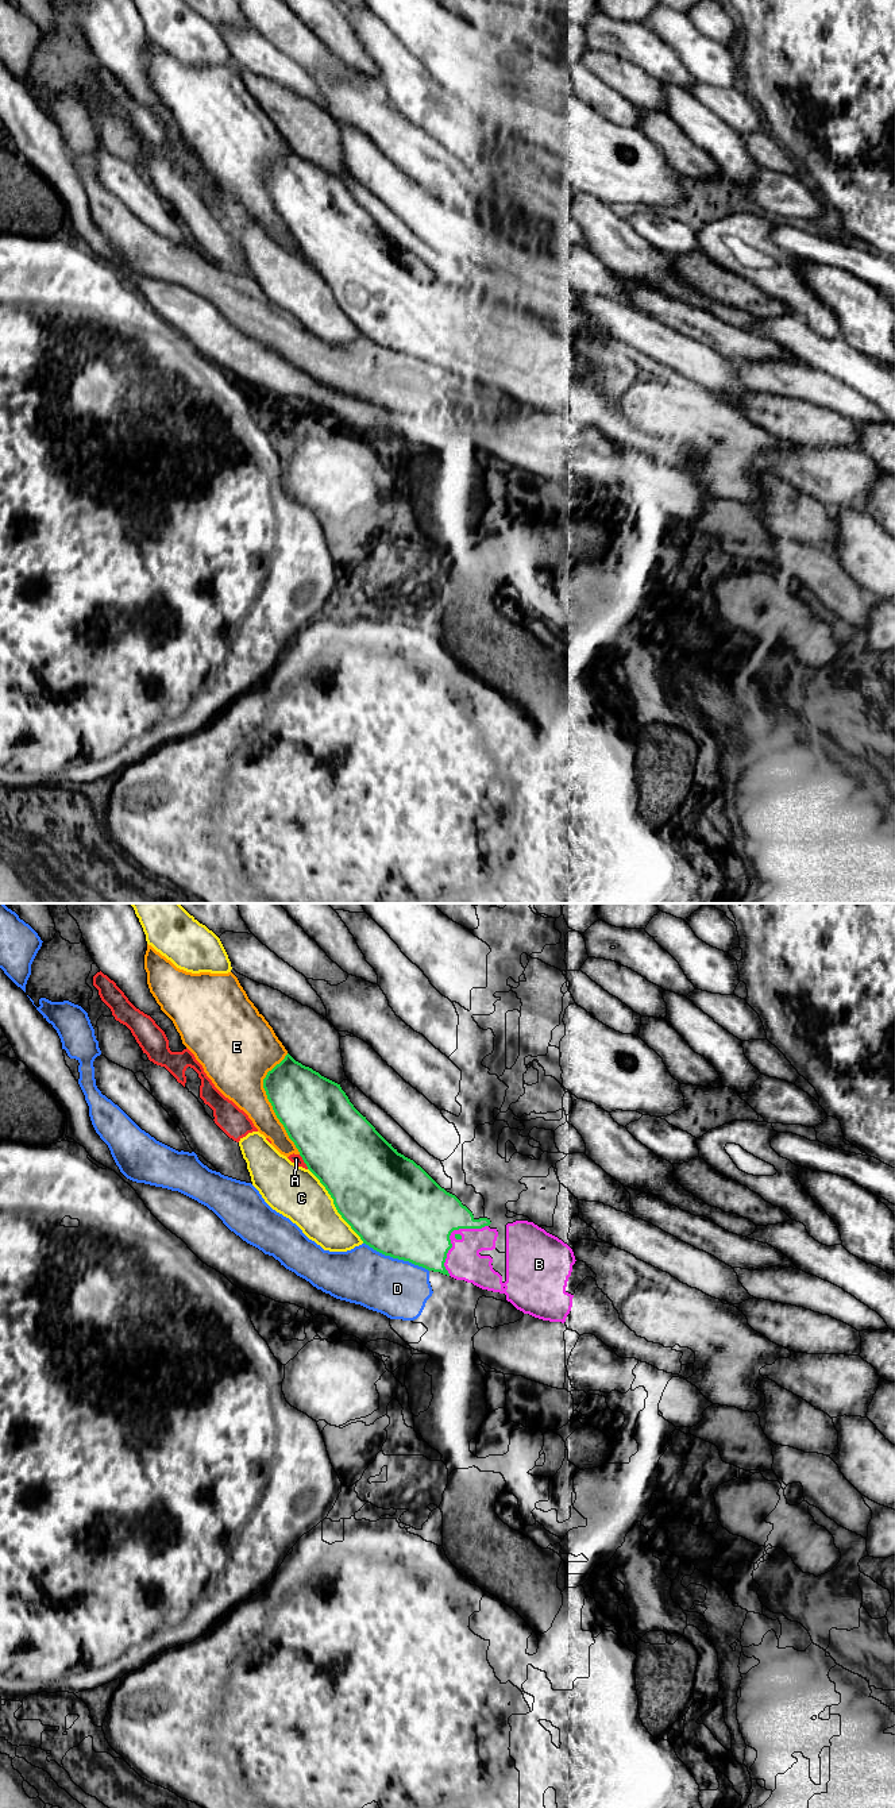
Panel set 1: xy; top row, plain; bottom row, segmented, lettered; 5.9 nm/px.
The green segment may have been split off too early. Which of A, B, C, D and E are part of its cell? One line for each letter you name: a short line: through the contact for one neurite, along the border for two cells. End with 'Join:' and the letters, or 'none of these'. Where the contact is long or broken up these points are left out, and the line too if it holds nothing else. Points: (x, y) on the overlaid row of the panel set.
B: line xy (412, 1217), (440, 1234), (450, 1234), (451, 1246), (463, 1261)
Join: B

